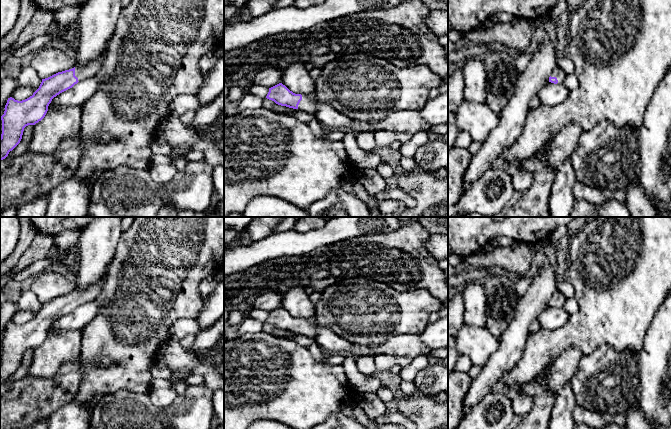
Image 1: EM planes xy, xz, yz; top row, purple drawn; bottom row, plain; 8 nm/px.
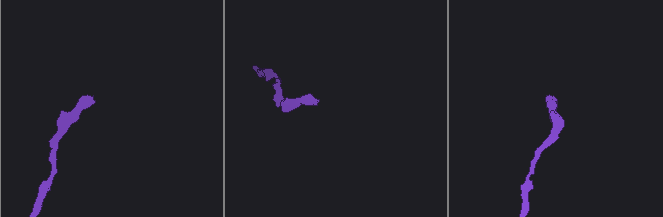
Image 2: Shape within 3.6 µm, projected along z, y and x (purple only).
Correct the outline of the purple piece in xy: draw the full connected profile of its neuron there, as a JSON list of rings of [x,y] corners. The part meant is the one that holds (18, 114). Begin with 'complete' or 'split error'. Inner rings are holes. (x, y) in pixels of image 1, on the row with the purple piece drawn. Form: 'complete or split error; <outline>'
split error; [[[106,48],[97,59],[88,64],[42,79],[39,88],[25,100],[8,98],[1,116],[0,161],[20,143],[26,126],[35,125],[45,117],[54,97],[72,88],[79,81],[95,77],[105,58],[105,51]]]

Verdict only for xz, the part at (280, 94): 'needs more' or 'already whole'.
needs more

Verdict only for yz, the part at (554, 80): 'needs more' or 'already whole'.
needs more

